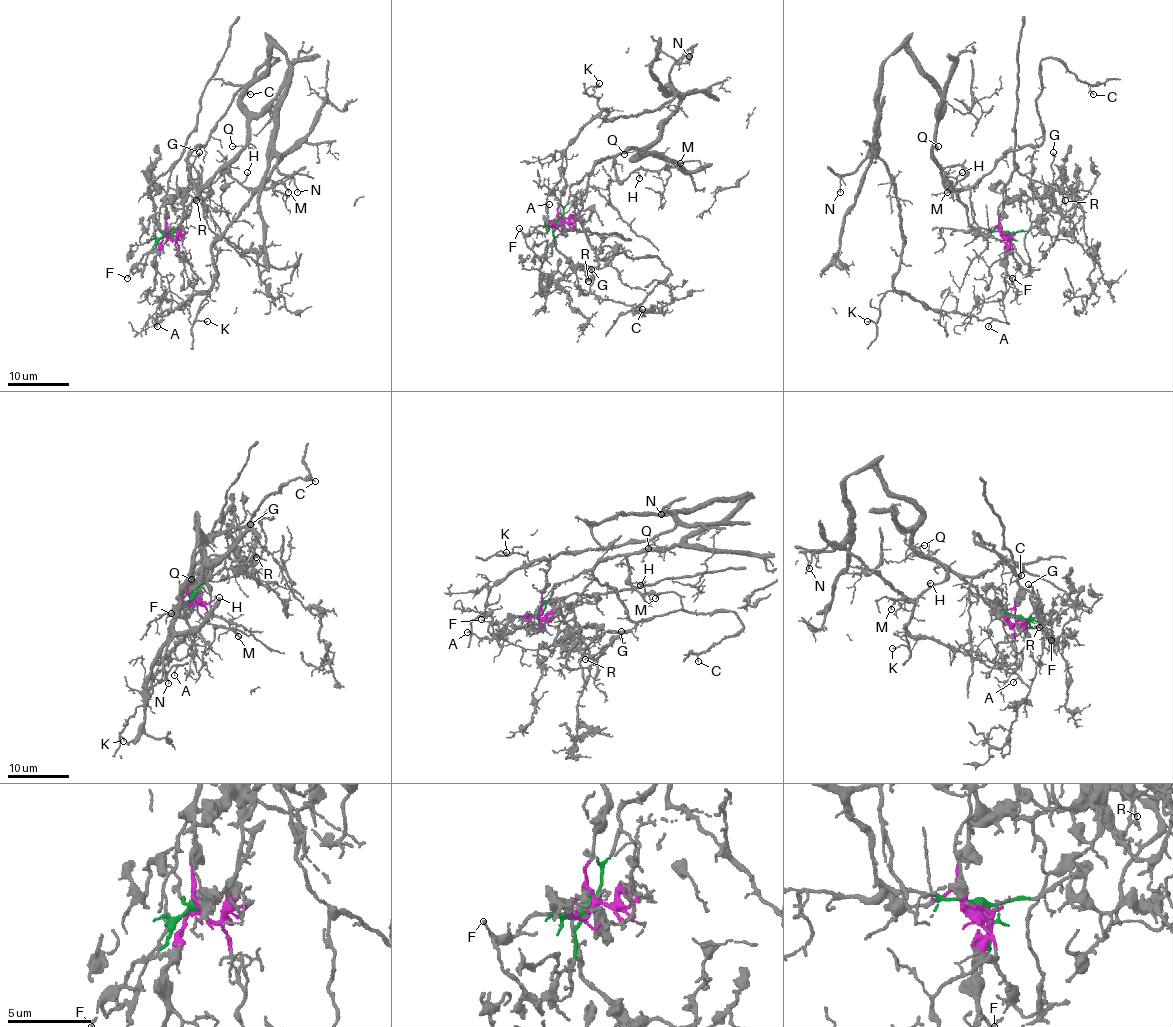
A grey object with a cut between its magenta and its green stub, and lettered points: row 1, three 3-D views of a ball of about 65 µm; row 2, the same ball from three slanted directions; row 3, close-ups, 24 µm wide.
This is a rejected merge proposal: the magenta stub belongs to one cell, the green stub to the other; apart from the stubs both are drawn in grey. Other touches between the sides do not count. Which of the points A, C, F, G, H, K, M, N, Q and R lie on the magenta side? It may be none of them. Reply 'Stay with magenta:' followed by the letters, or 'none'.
Stay with magenta: G, R

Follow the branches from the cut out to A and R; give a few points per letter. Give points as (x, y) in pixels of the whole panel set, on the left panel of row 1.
A: (166, 234), (246, 143), (242, 101), (274, 47), (288, 68), (282, 158), (214, 242), (211, 287), (156, 327)
R: (167, 234), (166, 208), (161, 200), (173, 198), (192, 183), (197, 200)

